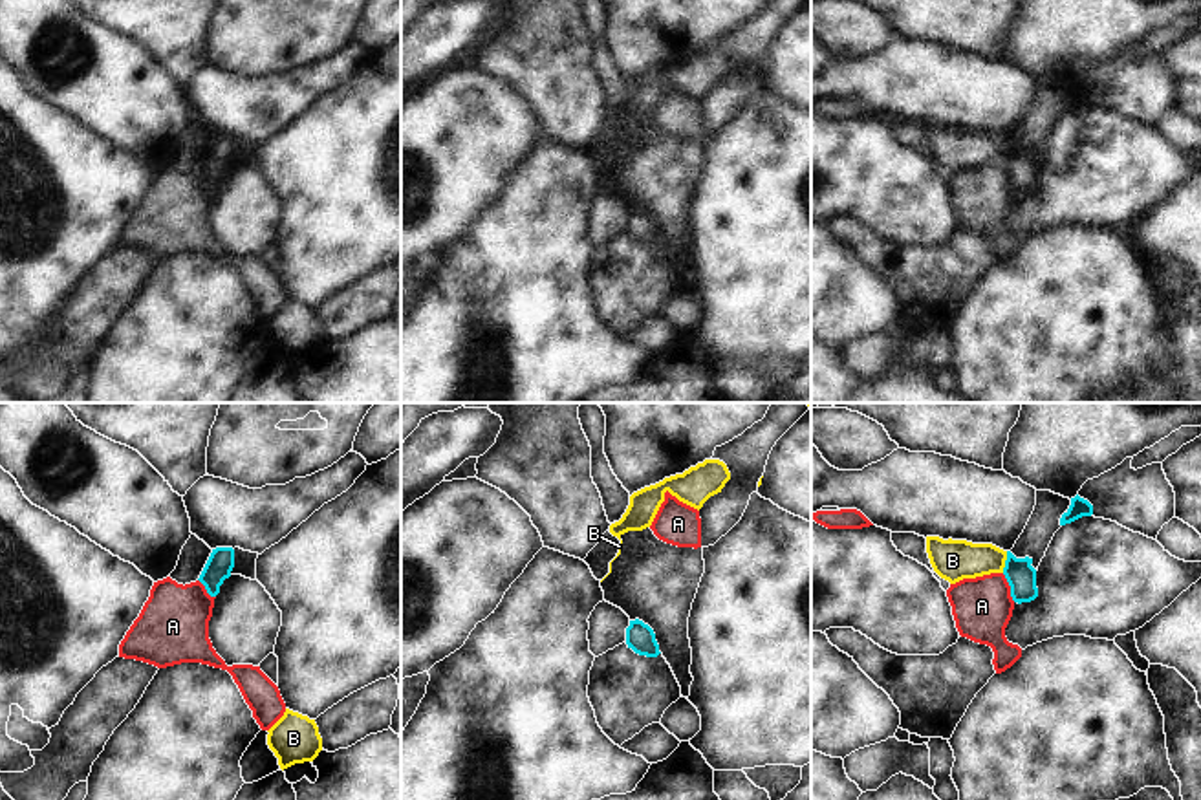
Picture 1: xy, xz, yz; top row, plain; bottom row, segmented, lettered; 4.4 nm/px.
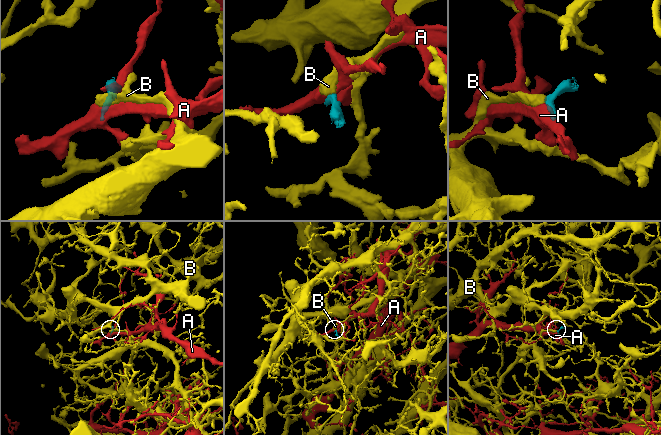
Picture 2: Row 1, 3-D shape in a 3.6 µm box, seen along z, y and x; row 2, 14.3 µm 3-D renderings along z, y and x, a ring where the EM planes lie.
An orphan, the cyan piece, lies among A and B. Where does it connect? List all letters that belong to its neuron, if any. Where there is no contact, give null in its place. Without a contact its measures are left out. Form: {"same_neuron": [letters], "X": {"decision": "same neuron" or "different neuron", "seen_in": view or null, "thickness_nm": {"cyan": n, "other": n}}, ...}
{"same_neuron": ["B"], "A": {"decision": "different neuron", "seen_in": "yz", "thickness_nm": {"cyan": 130, "other": 260}}, "B": {"decision": "same neuron", "seen_in": "yz", "thickness_nm": {"cyan": 130, "other": 180}}}

